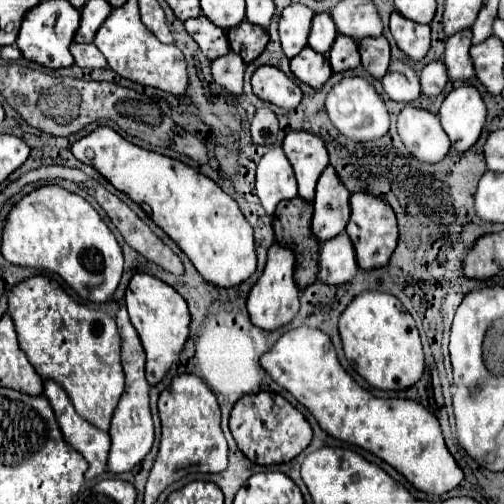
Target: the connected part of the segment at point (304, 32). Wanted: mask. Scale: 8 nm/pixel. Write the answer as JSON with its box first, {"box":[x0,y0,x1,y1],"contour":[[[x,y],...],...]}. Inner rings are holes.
{"box":[279,3,313,59],"contour":[[[301,3],[283,9],[279,19],[279,37],[283,51],[289,59],[293,59],[307,45],[311,19],[313,19],[313,11]]]}

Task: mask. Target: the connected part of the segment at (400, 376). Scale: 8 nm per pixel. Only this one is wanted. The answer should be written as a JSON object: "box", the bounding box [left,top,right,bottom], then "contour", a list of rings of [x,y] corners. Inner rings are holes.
{"box":[339,291,425,391],"contour":[[[381,291],[357,295],[339,317],[339,333],[347,361],[369,385],[383,391],[405,391],[423,377],[425,355],[415,319],[395,295]]]}

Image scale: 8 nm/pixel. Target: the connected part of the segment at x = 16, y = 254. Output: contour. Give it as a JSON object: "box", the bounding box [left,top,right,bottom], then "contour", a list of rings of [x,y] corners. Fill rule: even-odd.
{"box":[1,185,123,303],"contour":[[[57,185],[31,191],[11,209],[1,251],[13,265],[57,273],[79,297],[91,303],[107,303],[123,275],[123,251],[111,229],[83,197]]]}

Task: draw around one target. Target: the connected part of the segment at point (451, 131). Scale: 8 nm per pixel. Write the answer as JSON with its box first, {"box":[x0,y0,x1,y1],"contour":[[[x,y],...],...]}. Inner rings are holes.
{"box":[439,85,485,151],"contour":[[[461,85],[445,97],[439,109],[439,119],[453,149],[467,151],[477,143],[485,125],[485,113],[485,103],[479,91],[471,85]]]}

